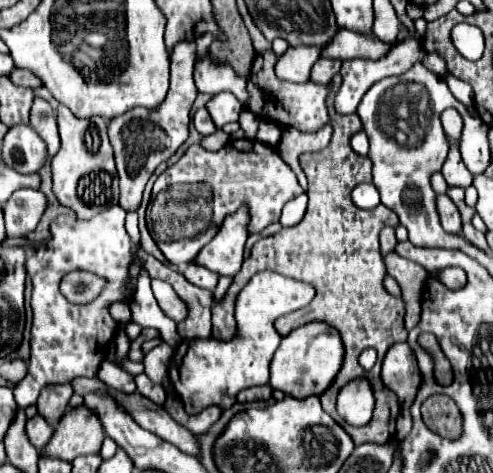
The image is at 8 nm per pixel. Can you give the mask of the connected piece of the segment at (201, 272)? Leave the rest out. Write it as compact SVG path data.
M189 262L189 264L187 264L187 268L183 270L183 276L185 276L191 284L195 284L195 286L199 286L199 288L207 288L207 290L213 290L213 288L217 286L217 280L219 280L219 274L207 270L205 266L199 266L199 264L195 264L195 262Z

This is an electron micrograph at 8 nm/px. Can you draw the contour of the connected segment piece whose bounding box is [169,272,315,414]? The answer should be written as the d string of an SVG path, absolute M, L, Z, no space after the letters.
M273 272L255 274L247 286L237 294L237 336L231 340L217 338L187 338L181 340L175 348L169 378L181 398L187 414L197 414L207 406L231 408L235 404L237 392L267 384L269 382L269 364L281 342L279 332L273 328L277 316L299 310L307 306L315 296L315 288L307 282L299 282Z

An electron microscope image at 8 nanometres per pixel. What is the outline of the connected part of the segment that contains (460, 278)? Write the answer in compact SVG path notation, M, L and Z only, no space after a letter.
M443 268L443 270L437 270L435 272L435 278L439 282L443 282L449 290L457 290L457 288L463 288L465 286L465 272L461 268Z

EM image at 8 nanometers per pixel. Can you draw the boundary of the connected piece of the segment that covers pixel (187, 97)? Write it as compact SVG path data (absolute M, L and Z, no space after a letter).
M195 40L191 42L179 42L175 44L175 50L171 52L171 88L165 98L165 102L155 108L133 108L121 116L115 116L109 120L109 140L115 150L115 164L121 180L121 202L123 210L137 212L141 206L143 190L155 168L169 160L177 148L189 138L189 114L191 106L197 98L197 88L193 82L193 66L195 66Z

